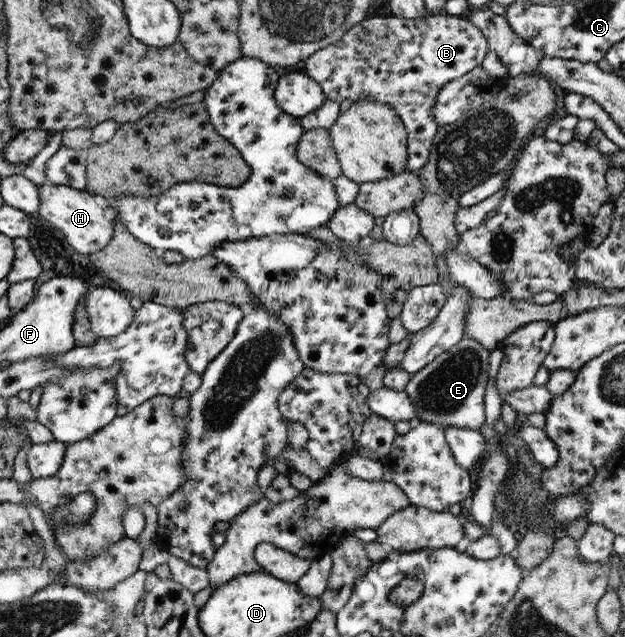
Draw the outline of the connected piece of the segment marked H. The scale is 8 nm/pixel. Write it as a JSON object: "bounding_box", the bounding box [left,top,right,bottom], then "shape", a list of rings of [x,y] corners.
{"bounding_box":[38,183,114,254],"shape":[[[45,183],[38,187],[39,216],[52,222],[54,228],[64,233],[68,244],[80,254],[94,254],[105,249],[113,240],[114,222],[102,202],[88,190],[76,190],[70,186],[53,186]]]}

